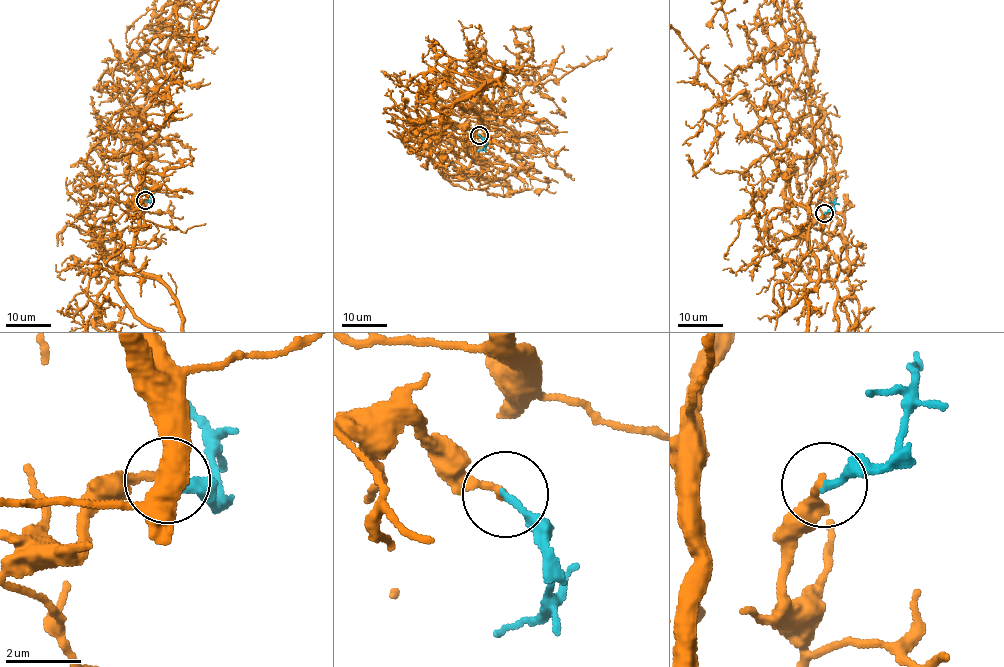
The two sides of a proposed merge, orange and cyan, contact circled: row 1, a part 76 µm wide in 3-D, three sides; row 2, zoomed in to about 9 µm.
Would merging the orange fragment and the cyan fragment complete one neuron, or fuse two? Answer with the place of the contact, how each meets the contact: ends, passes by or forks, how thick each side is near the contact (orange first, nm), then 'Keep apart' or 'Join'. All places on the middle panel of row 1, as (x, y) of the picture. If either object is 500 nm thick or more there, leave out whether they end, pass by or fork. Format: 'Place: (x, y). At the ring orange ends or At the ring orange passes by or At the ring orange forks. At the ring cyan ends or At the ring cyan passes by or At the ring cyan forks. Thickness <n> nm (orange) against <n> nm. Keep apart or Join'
Place: (479, 135). At the ring orange ends. At the ring cyan ends. Thickness 240 nm (orange) against 190 nm. Join

